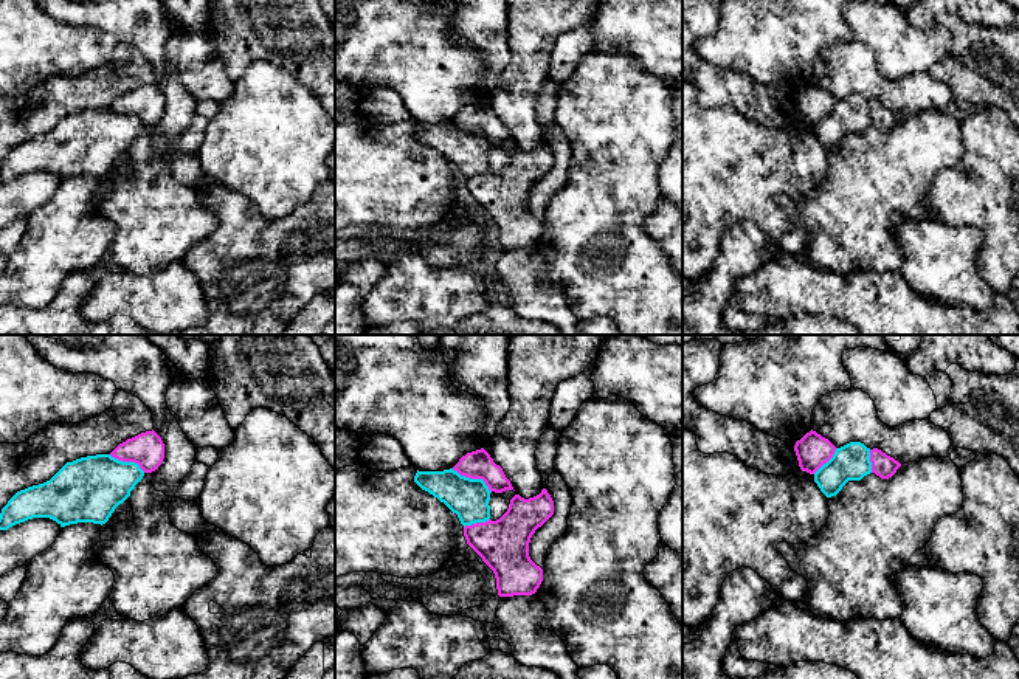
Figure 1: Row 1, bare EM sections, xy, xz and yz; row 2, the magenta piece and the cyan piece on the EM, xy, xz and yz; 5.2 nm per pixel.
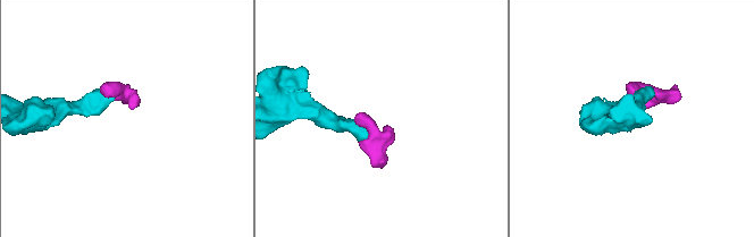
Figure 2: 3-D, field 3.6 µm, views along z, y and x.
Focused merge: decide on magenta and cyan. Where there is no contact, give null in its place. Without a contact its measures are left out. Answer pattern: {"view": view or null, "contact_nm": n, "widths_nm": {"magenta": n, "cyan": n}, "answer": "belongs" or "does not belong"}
{"view": "xz", "contact_nm": 240, "widths_nm": {"magenta": 150, "cyan": 200}, "answer": "belongs"}

